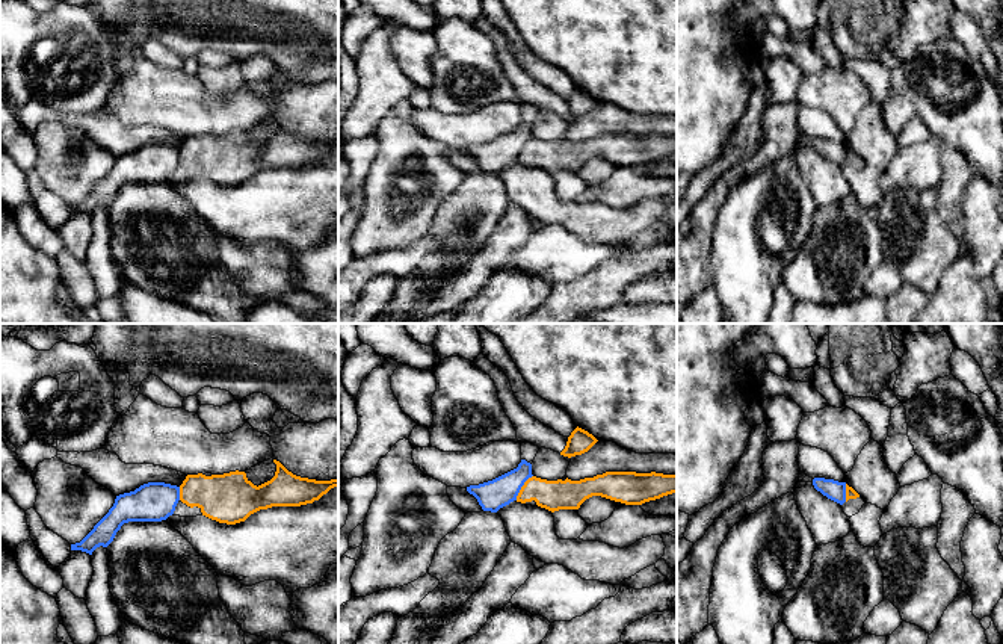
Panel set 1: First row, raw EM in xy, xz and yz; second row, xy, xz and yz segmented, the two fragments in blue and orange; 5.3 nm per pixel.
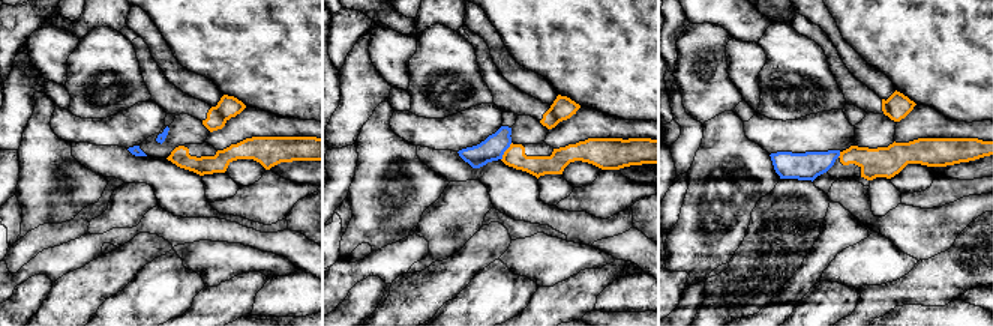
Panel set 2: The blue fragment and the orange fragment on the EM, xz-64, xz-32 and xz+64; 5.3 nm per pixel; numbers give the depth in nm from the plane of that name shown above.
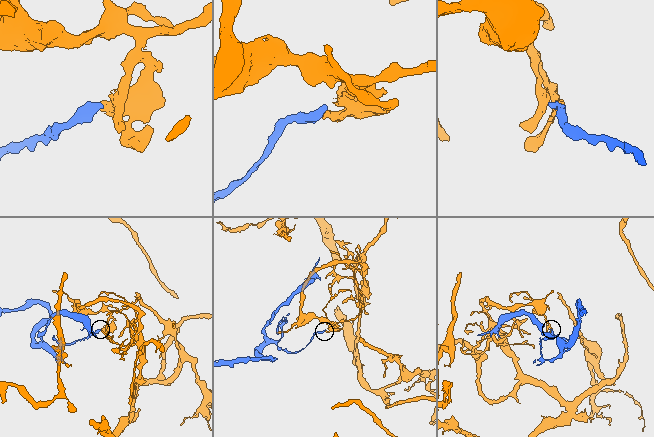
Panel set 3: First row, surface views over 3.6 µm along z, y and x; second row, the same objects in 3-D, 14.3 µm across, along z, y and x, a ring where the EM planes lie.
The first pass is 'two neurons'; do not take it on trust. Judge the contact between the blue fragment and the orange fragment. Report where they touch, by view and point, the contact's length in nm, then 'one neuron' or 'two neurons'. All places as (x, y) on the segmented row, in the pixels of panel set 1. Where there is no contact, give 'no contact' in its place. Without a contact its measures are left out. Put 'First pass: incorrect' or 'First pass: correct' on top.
First pass: correct
xz (521, 486) | 160 nm | two neurons

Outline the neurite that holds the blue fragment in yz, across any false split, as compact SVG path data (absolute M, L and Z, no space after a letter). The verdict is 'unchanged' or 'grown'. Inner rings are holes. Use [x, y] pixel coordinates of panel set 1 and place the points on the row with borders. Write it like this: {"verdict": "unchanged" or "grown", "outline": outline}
{"verdict": "unchanged", "outline": "M814 478L813 485L828 499L843 505L846 502L846 482L838 482L834 479Z"}

